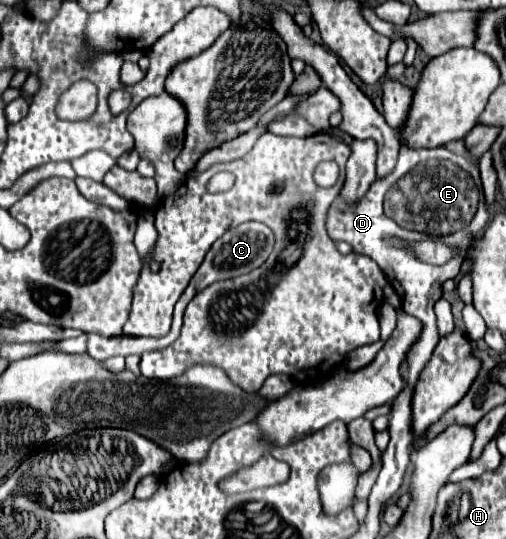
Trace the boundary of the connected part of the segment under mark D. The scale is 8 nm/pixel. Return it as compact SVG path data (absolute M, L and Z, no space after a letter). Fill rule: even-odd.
M406 142L402 144L400 148L400 154L398 154L398 162L394 166L394 170L384 176L384 178L376 178L372 182L372 186L368 188L368 192L356 200L356 202L346 202L342 196L338 196L330 210L328 210L328 220L326 220L326 228L328 228L328 236L332 240L344 240L348 242L356 254L366 254L370 256L382 270L384 274L388 276L390 284L396 288L396 292L400 294L402 298L402 308L406 314L410 316L416 316L422 324L424 324L424 334L420 336L420 342L416 342L416 348L412 348L408 352L408 362L404 362L404 378L408 378L408 382L416 384L418 376L420 376L420 370L426 366L430 354L434 352L440 336L438 336L438 330L436 330L436 314L434 314L434 304L436 300L442 298L442 284L448 280L448 278L456 278L460 274L460 268L462 268L462 262L464 262L464 256L466 256L466 250L470 248L474 236L486 226L488 222L488 210L486 210L486 204L484 204L484 196L482 196L482 190L480 190L480 200L478 200L478 210L472 218L472 222L468 224L468 228L464 230L458 230L456 234L450 234L450 236L442 236L440 242L452 246L456 250L456 254L442 266L432 266L432 264L424 264L420 258L414 256L414 252L408 252L408 250L402 250L402 248L396 248L388 242L388 238L400 238L408 244L414 244L414 234L412 230L400 230L400 226L396 226L396 222L392 222L390 218L384 218L384 212L382 212L382 200L386 192L390 189L390 186L394 185L399 179L400 174L406 174L408 170L412 170L412 166L418 166L420 162L428 160L432 150L428 148L410 148Z

